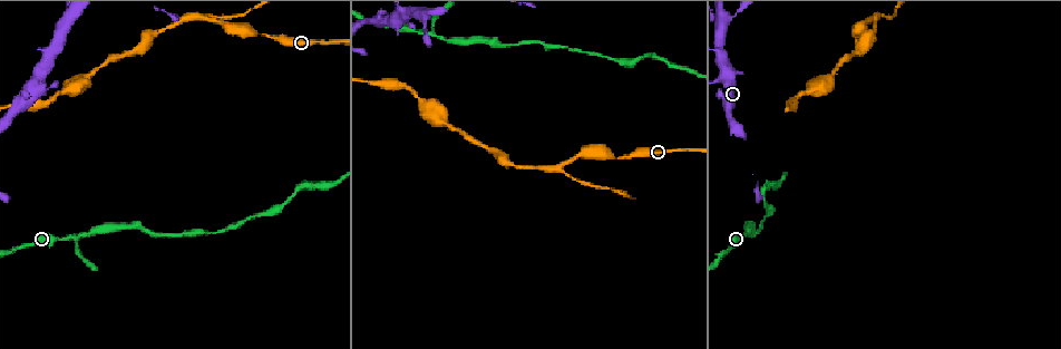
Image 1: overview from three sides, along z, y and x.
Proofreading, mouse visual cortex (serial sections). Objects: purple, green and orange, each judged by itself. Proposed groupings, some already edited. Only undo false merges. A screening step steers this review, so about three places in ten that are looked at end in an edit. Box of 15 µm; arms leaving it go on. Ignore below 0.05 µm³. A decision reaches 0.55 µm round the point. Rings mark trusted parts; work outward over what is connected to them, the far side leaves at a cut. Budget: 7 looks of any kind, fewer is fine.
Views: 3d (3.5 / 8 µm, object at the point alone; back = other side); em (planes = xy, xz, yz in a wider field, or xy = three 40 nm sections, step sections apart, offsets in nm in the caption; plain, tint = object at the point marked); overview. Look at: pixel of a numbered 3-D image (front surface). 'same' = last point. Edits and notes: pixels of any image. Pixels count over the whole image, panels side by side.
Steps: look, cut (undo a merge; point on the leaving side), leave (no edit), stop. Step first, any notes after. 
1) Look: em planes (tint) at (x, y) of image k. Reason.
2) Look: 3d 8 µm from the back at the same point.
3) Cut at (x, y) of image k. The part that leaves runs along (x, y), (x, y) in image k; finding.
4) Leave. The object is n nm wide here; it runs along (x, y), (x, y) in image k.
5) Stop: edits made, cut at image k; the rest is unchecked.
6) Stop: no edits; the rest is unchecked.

Look: 3d 3.5 µm from the back at (201, 15) of image 1. Three arms meet.

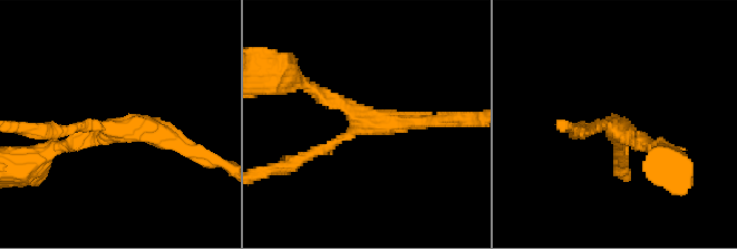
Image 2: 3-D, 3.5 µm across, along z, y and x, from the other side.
Look: em xy step 2 (tint) at (618, 134) of image 2. 3 arms meet here; the arms are 150, 200, 250 nm wide.

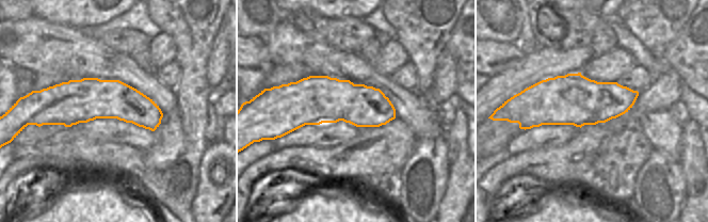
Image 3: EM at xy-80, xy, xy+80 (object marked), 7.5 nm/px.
Look: em planes (tint) at the same point.

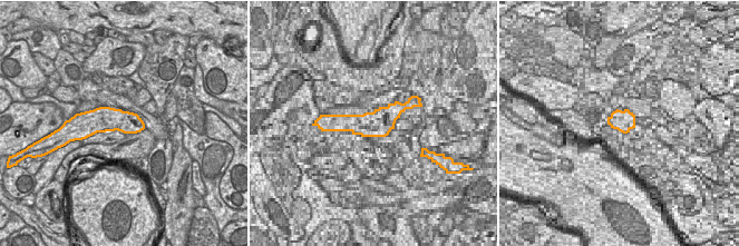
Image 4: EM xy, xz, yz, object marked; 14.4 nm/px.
Leave. Continuous, no second cell.

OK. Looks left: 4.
Look: 3d 3.5 µm from the back at (41, 77) of image 1. Sudden change in width.

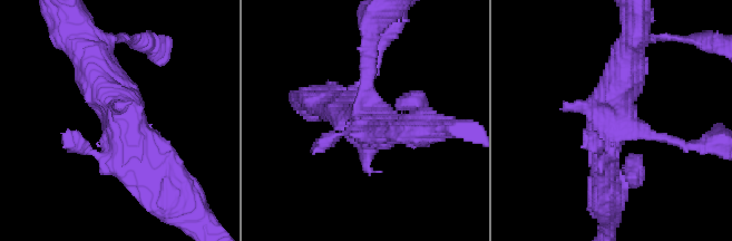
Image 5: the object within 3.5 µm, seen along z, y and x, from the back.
Leave. It runs along (396, 128), (369, 123), (372, 66) in image 5; all the same cell.

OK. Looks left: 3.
Look: 3d 8 µm from the back at (73, 235) of image 1. Three-way junction.

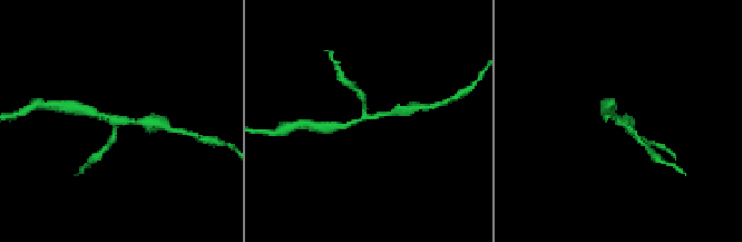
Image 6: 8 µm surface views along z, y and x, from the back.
Look: 3d 3.5 µm from the back at (617, 119) of image 6.

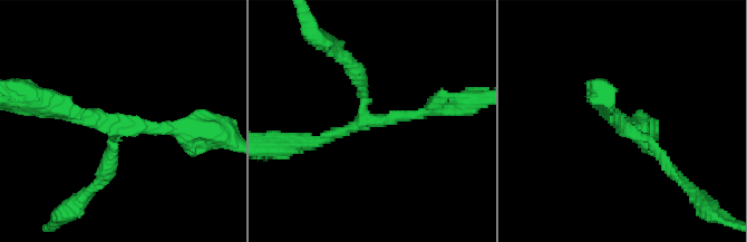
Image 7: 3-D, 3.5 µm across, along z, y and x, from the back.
Leave. The arms are 150, 200, 200 nm wide; it runs along (439, 106), (357, 123), (306, 143) in image 7; all the same cell.

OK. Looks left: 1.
Stop: no edits; the rest is unchecked.

